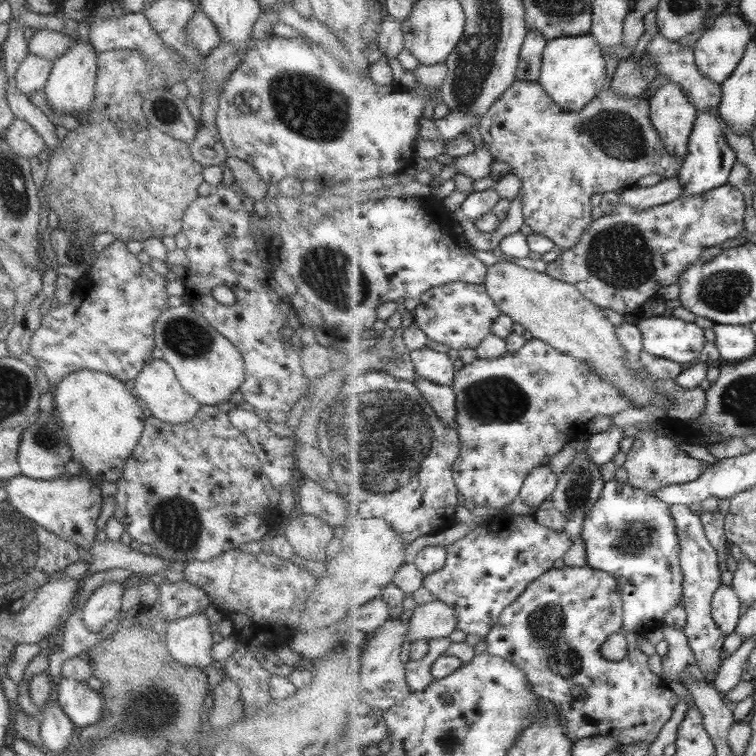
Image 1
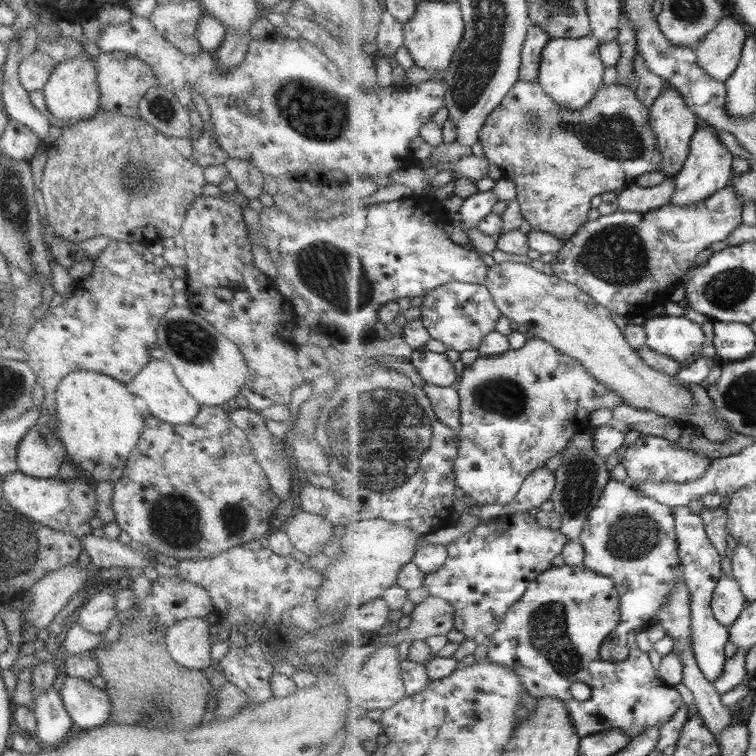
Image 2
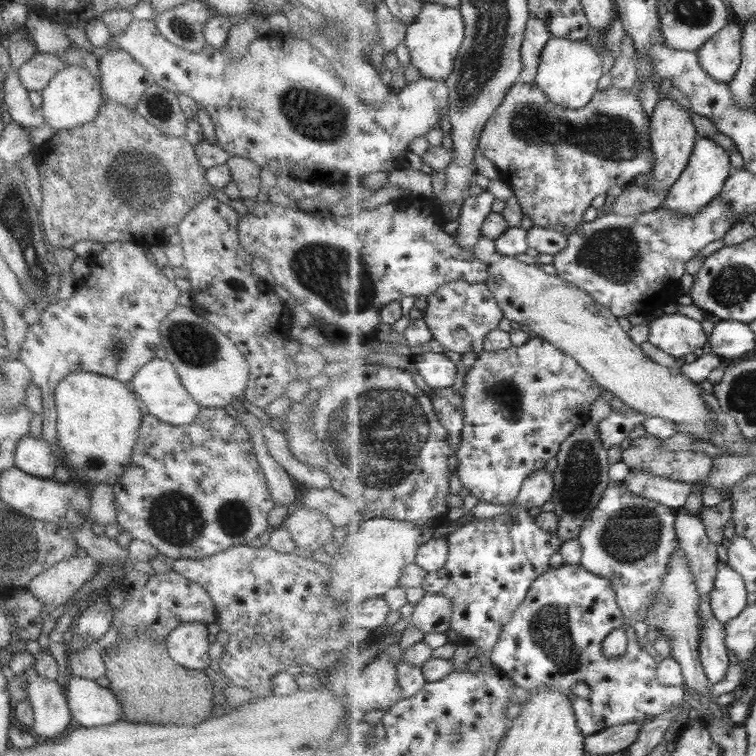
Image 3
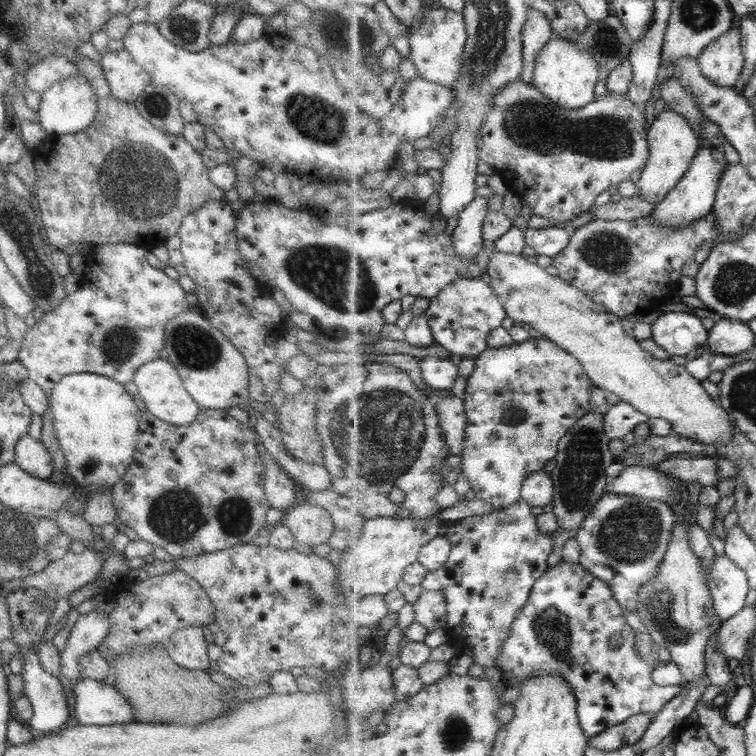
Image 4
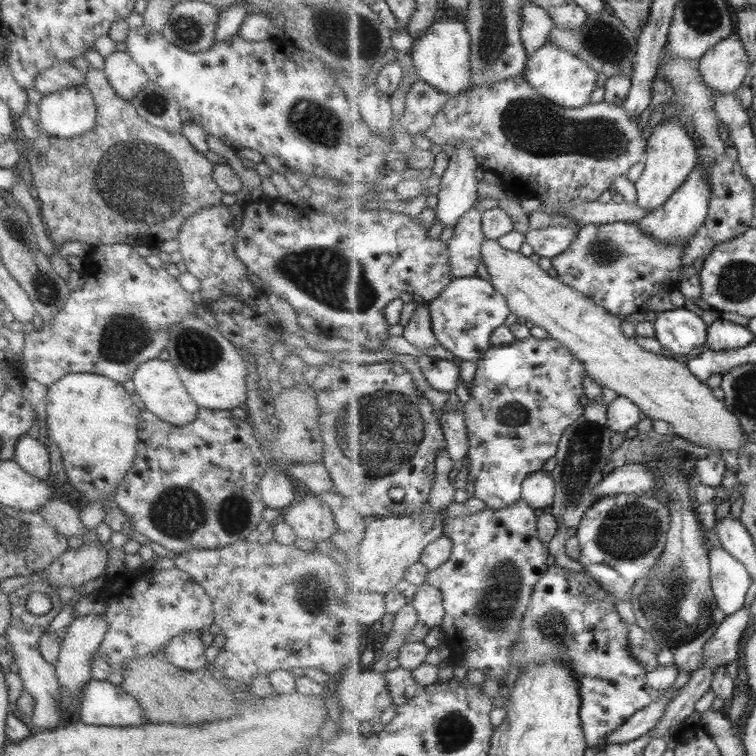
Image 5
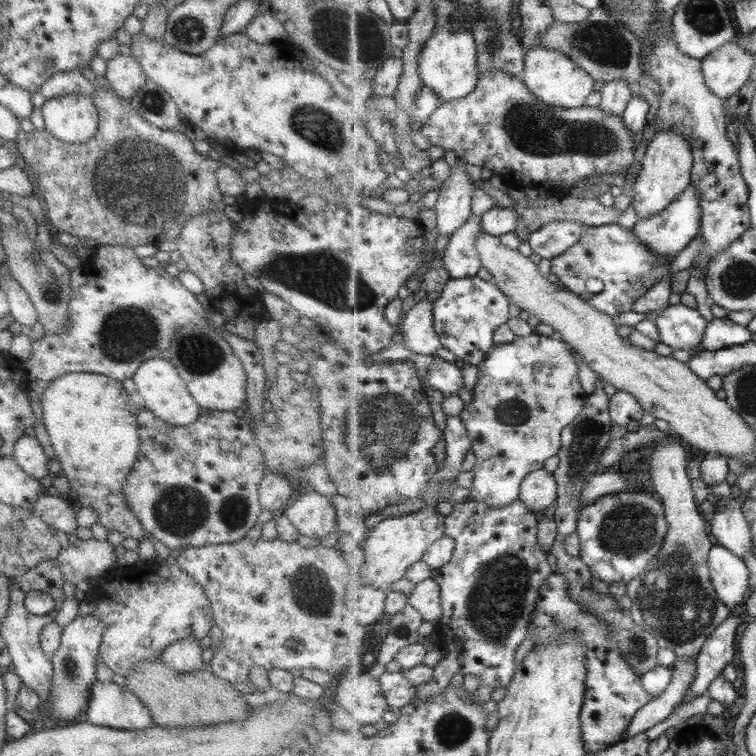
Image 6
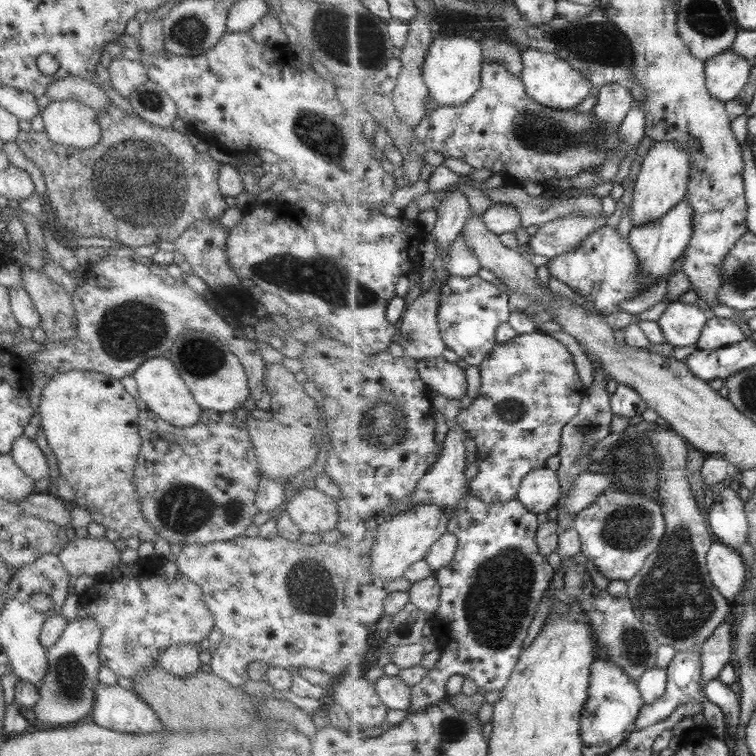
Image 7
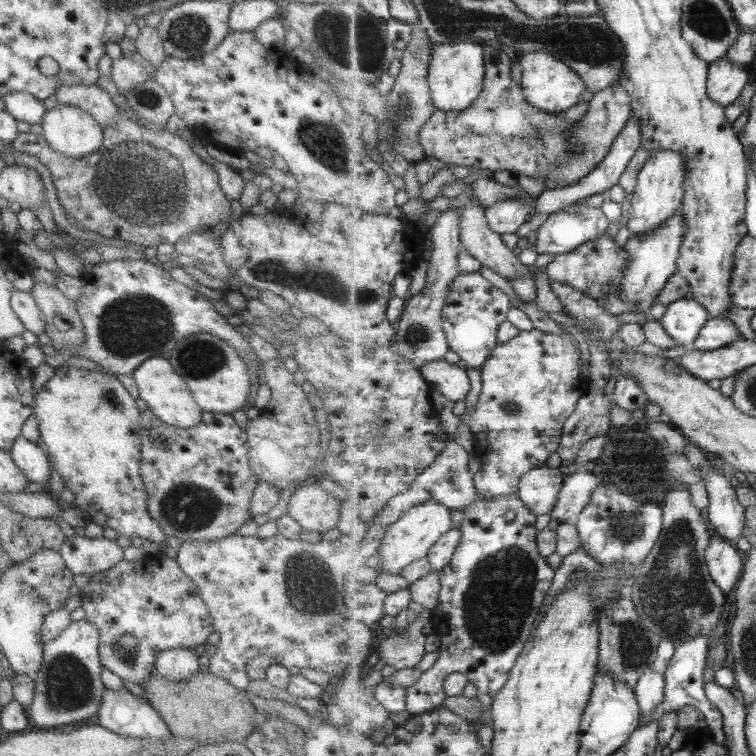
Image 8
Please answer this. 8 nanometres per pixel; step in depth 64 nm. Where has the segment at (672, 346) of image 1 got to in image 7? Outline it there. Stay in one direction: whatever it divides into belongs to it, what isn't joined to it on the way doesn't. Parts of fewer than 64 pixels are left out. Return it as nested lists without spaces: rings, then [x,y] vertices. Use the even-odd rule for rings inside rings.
[[[674,300],[668,304],[659,318],[667,343],[674,346],[693,346],[700,341],[701,333],[708,324],[709,315],[696,303]]]

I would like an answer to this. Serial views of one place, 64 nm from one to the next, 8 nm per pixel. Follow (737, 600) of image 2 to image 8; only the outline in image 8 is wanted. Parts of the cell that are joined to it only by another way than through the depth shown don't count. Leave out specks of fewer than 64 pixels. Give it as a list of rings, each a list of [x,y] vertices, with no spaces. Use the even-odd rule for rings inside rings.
[[[714,534],[706,552],[706,560],[713,581],[730,598],[745,570],[745,555],[735,544]]]

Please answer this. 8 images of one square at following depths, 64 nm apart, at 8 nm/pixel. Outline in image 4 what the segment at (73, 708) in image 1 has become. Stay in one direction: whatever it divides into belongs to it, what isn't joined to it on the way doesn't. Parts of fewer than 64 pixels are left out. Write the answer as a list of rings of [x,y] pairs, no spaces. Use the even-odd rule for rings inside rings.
[[[82,677],[71,683],[71,690],[78,724],[99,726],[134,721],[127,697],[111,684]]]

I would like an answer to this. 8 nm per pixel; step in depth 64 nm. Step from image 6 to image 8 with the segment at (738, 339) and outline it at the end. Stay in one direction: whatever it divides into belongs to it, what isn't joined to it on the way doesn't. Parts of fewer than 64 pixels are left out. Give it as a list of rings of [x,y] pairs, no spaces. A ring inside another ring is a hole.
[[[712,317],[701,330],[692,349],[700,351],[717,350],[743,338],[735,324],[728,318]]]

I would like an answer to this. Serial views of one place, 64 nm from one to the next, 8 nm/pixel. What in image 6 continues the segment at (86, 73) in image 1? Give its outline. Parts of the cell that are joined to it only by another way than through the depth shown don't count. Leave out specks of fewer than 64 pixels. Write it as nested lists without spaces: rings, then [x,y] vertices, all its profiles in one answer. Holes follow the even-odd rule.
[[[65,94],[45,99],[40,106],[46,131],[63,142],[87,142],[97,132],[98,114],[89,96]]]

